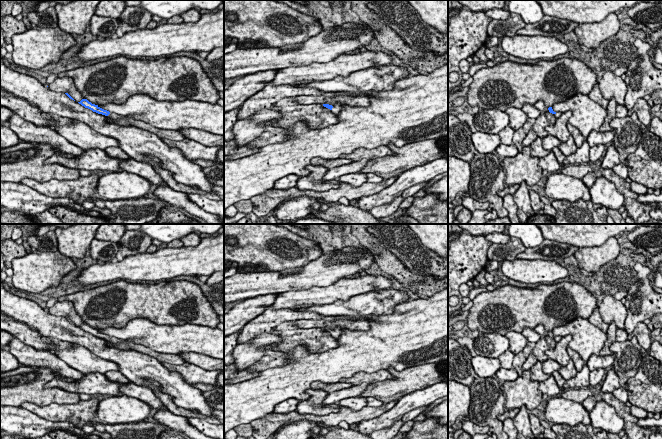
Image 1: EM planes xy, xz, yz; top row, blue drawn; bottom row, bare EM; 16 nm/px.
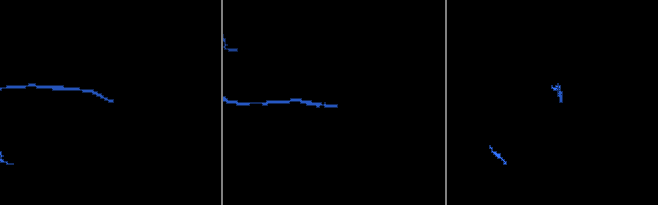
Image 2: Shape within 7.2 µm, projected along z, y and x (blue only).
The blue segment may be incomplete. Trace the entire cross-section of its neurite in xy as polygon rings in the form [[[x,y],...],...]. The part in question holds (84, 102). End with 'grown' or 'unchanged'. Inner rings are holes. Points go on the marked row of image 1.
[[[82,99],[78,103],[81,104],[82,106],[84,106],[85,108],[92,110],[93,112],[108,116],[109,118],[113,119],[114,121],[125,119],[129,122],[129,124],[131,126],[135,126],[135,127],[141,128],[143,130],[149,131],[151,133],[154,133],[160,138],[165,138],[165,139],[174,140],[174,141],[181,141],[181,140],[185,139],[185,136],[178,131],[159,129],[159,128],[156,128],[154,126],[144,122],[144,121],[134,120],[130,116],[121,116],[121,115],[118,115],[115,113],[110,113],[109,111],[100,108],[98,105],[92,104],[87,99]]] | grown

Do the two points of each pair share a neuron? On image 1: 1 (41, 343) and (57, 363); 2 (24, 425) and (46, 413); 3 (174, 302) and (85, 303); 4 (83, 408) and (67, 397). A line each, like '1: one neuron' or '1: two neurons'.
1: two neurons
2: two neurons
3: one neuron
4: two neurons

